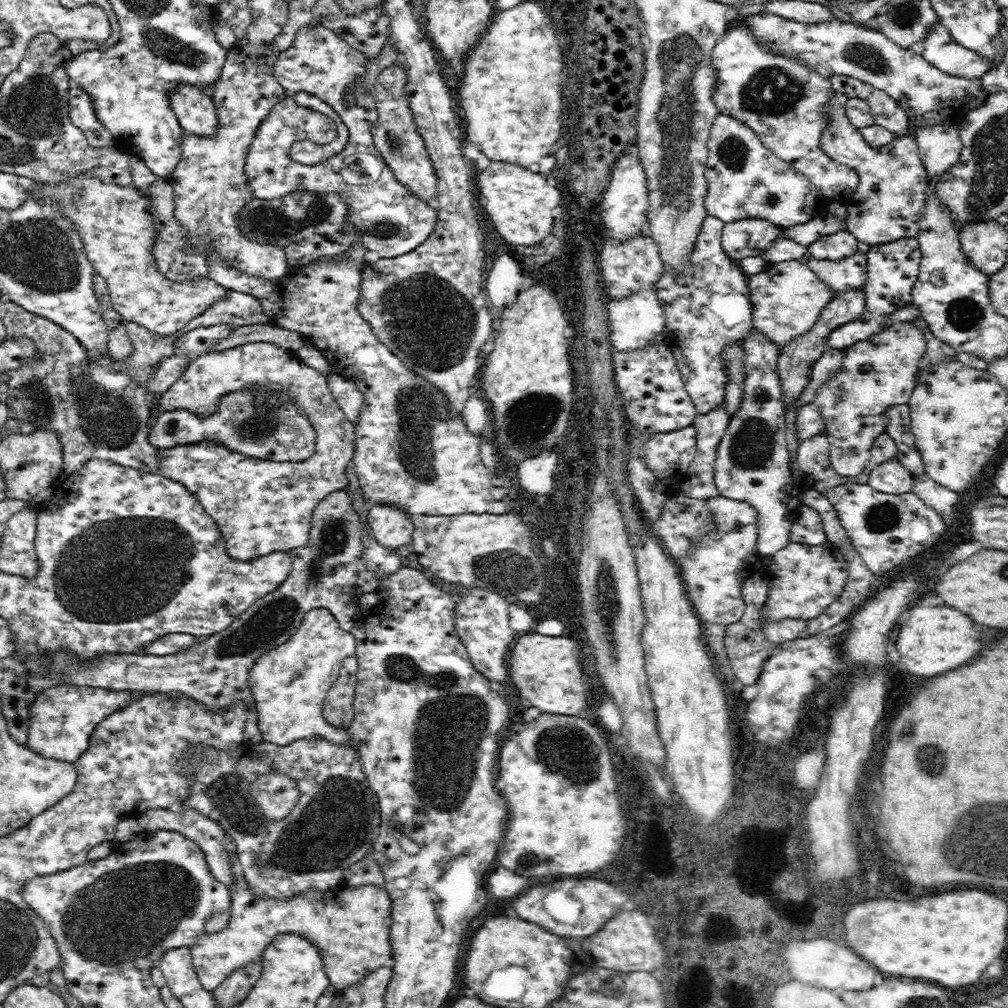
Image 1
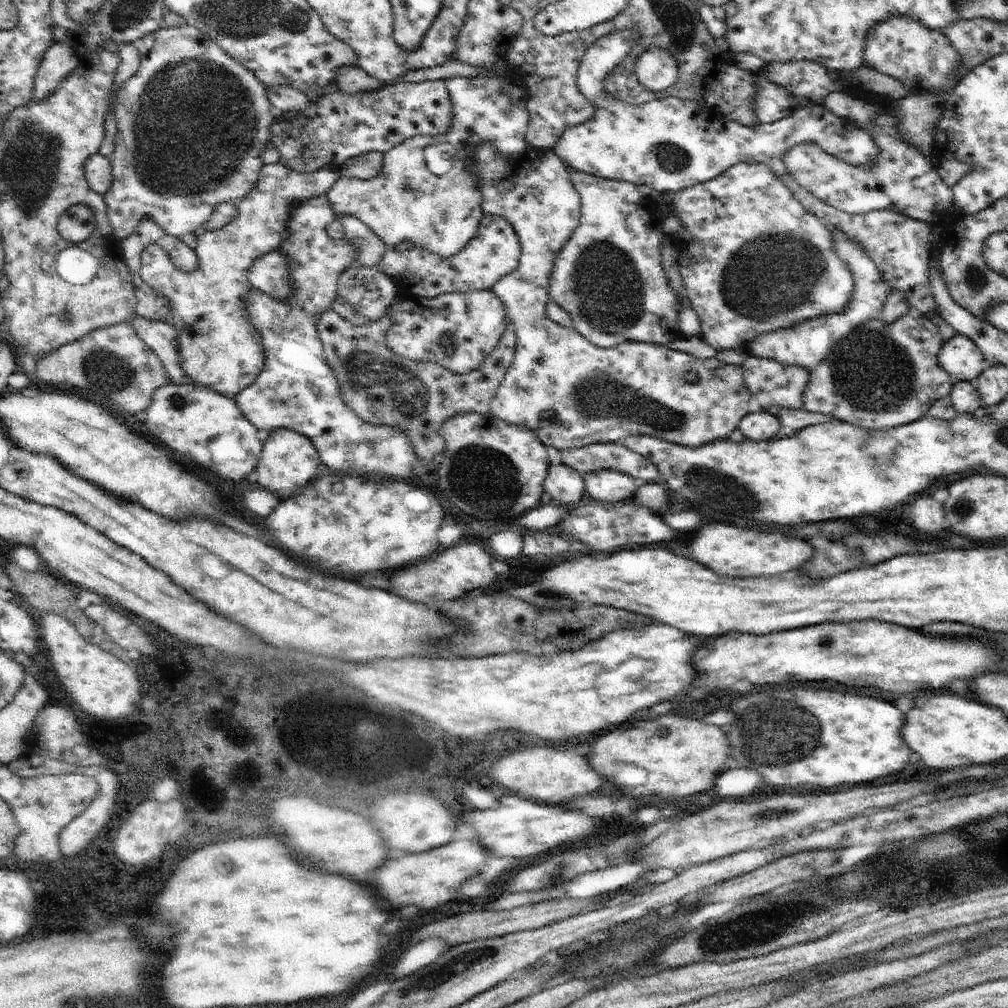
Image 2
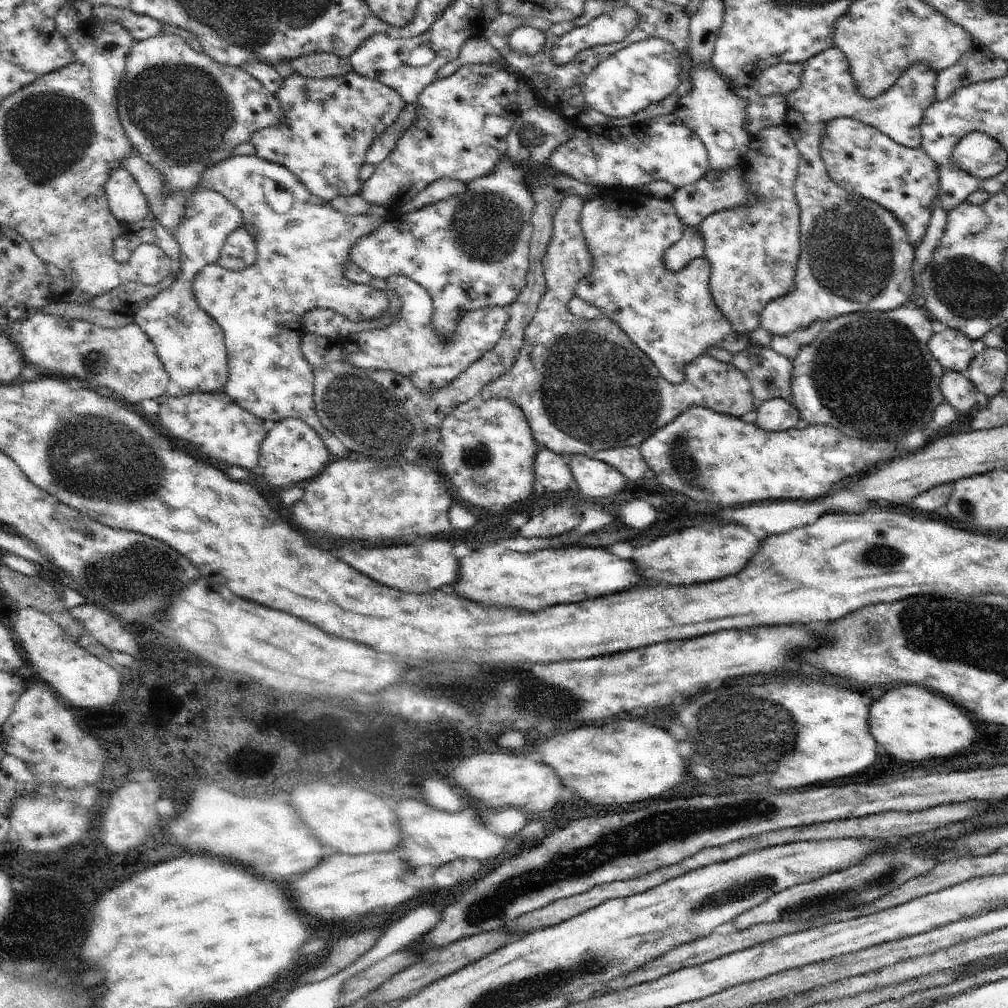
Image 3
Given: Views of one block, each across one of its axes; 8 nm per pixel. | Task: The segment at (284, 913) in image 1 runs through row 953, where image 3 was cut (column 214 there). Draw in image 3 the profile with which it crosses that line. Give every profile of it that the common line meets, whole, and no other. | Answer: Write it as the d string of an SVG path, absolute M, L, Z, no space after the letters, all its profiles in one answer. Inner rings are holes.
M201 190L189 196L185 220L179 224L177 230L173 230L183 258L181 272L169 288L159 292L137 314L137 324L153 338L153 346L157 348L169 380L173 380L181 388L181 392L209 394L215 390L223 390L229 380L225 336L215 318L211 318L205 310L197 306L197 298L193 294L193 280L205 266L217 262L227 236L241 226L243 214L223 194L213 190Z

